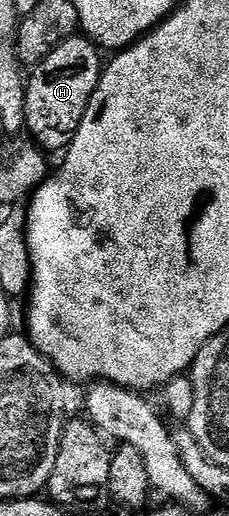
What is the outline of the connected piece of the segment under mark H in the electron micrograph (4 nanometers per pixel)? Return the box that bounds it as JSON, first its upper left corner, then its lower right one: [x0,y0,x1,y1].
[25,34,105,153]

